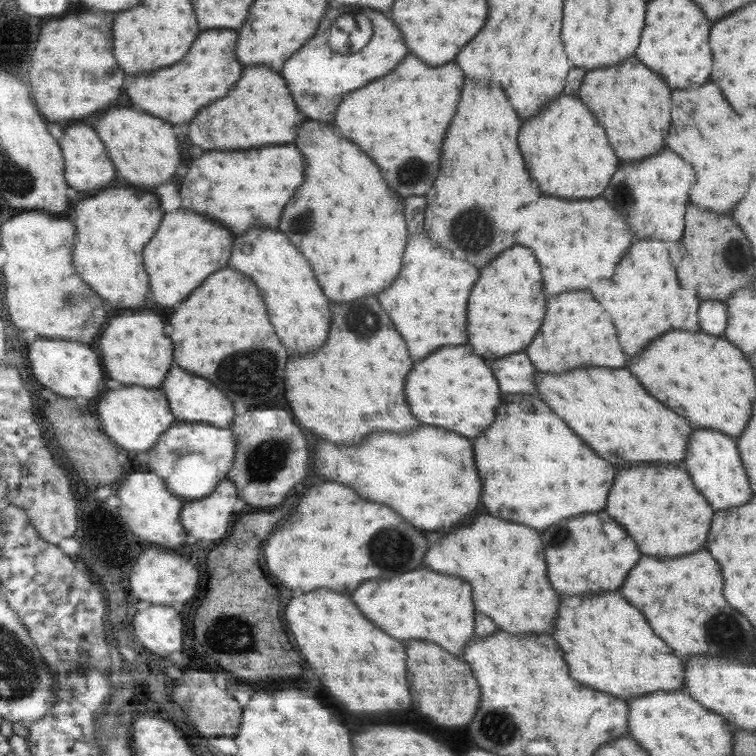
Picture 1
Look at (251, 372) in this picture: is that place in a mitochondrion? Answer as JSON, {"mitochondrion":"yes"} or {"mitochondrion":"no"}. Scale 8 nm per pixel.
{"mitochondrion":"yes"}

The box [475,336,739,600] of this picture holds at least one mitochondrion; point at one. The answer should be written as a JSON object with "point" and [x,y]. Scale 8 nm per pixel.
{"point":[560,541]}

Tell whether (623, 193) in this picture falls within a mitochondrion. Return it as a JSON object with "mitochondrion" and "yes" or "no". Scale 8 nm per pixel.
{"mitochondrion":"yes"}

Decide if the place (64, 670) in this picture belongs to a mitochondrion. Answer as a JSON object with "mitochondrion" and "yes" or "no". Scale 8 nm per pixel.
{"mitochondrion":"yes"}

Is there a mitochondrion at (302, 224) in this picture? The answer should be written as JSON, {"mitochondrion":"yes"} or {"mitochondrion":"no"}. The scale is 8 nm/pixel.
{"mitochondrion":"yes"}

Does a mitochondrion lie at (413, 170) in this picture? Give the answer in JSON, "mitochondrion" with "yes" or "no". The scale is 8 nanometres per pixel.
{"mitochondrion":"yes"}

